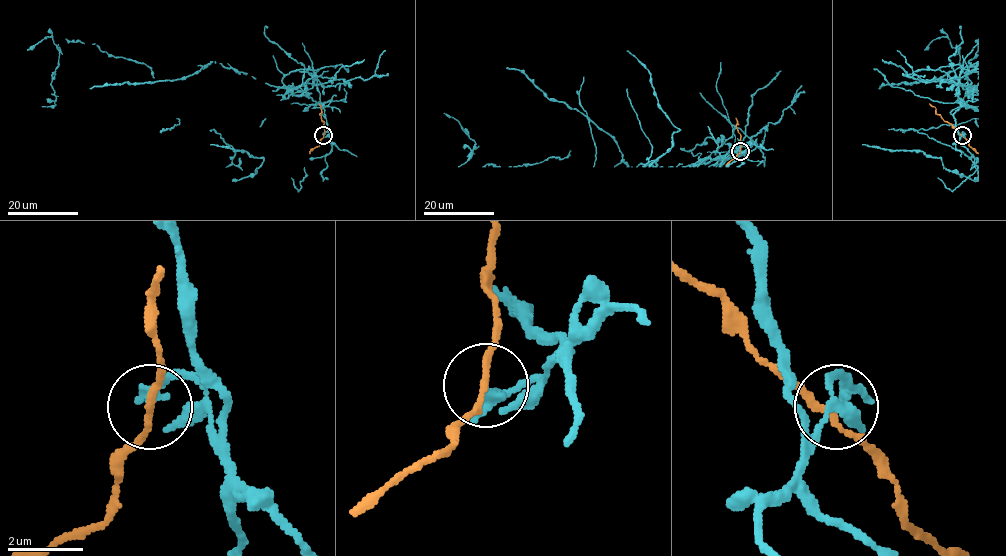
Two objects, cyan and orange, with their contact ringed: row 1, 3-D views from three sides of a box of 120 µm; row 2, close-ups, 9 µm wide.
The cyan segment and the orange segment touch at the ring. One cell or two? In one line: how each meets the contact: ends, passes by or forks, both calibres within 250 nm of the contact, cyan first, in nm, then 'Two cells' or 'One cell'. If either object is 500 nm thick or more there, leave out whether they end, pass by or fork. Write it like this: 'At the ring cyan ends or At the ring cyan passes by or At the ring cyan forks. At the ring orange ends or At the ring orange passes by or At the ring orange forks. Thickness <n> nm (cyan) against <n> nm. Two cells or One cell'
At the ring cyan passes by. At the ring orange passes by. Thickness 180 nm (cyan) against 170 nm. Two cells

